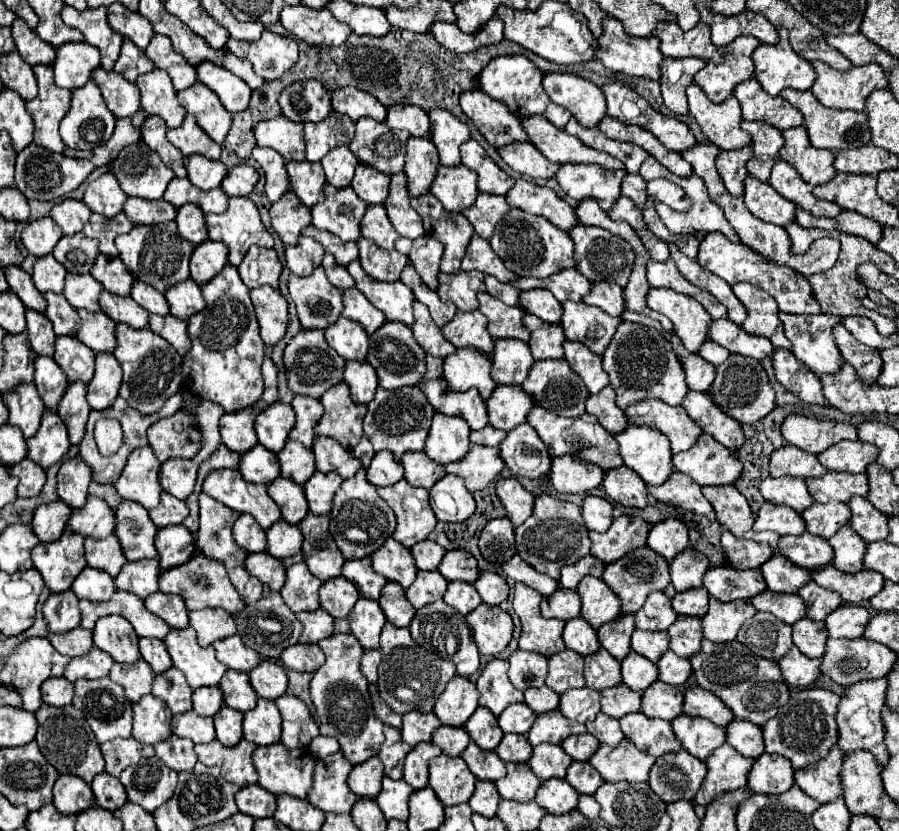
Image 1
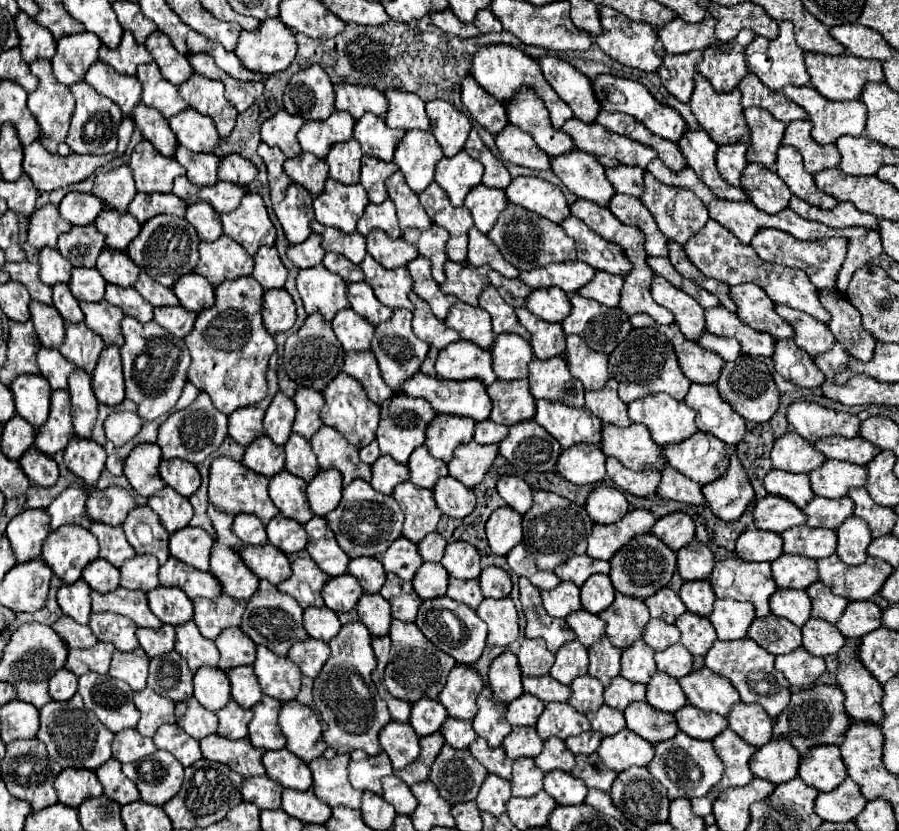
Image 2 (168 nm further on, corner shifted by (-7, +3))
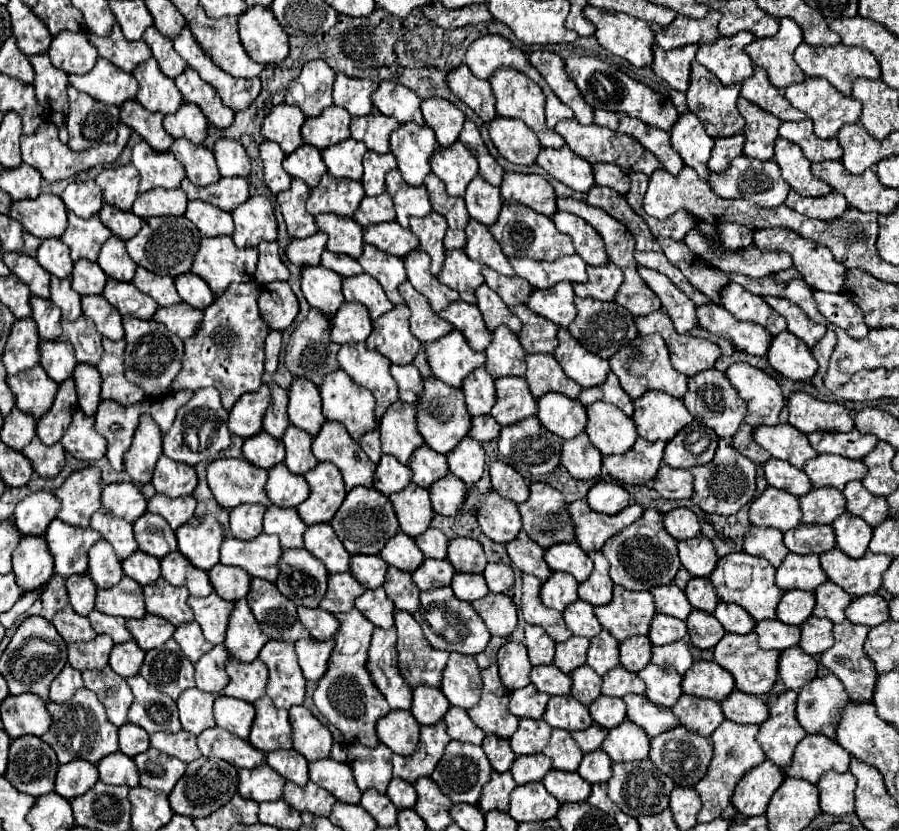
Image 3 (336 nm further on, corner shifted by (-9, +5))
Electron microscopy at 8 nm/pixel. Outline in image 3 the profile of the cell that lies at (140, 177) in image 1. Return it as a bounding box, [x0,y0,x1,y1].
[131,140,185,192]

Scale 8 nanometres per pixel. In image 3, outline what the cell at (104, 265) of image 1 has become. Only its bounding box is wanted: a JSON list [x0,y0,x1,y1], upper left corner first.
[97,236,137,282]

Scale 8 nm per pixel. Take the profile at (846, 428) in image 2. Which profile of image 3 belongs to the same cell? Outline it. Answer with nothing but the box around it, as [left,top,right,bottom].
[787,390,855,434]

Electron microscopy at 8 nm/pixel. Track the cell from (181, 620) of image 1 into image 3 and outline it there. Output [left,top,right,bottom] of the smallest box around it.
[143,578,193,626]

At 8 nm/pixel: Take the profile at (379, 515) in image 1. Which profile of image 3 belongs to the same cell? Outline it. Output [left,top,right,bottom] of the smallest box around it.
[329,486,399,556]

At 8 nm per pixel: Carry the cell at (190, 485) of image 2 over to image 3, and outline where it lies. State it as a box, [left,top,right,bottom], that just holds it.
[153,456,197,498]

